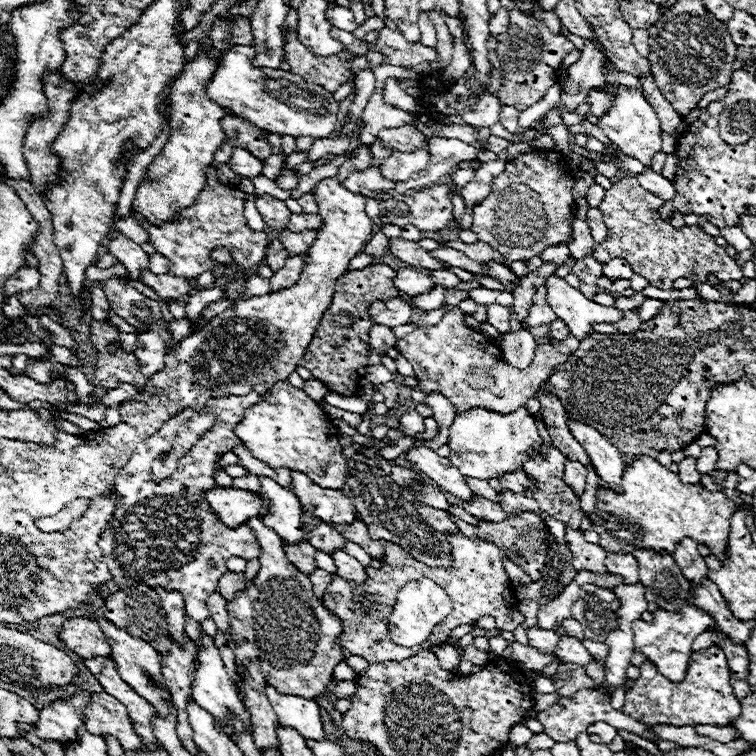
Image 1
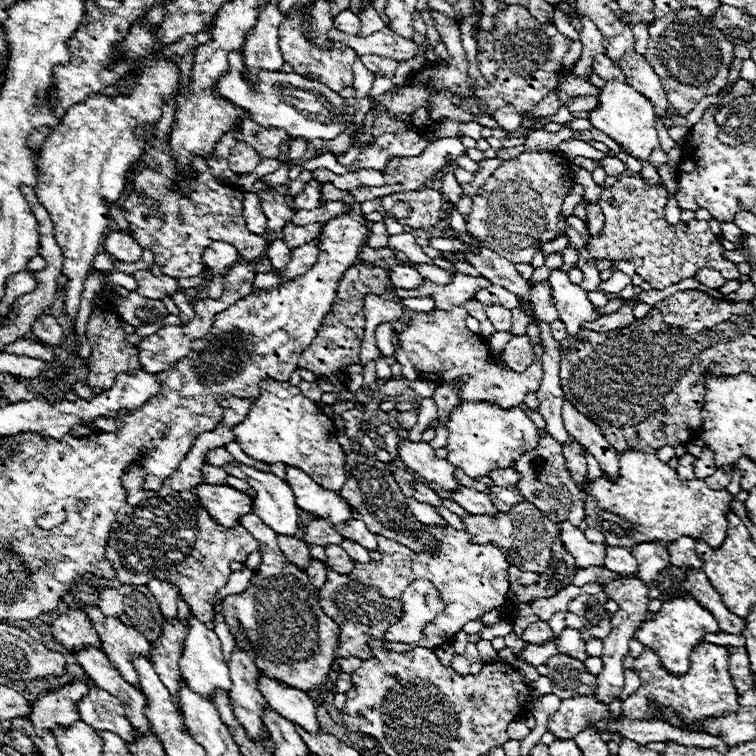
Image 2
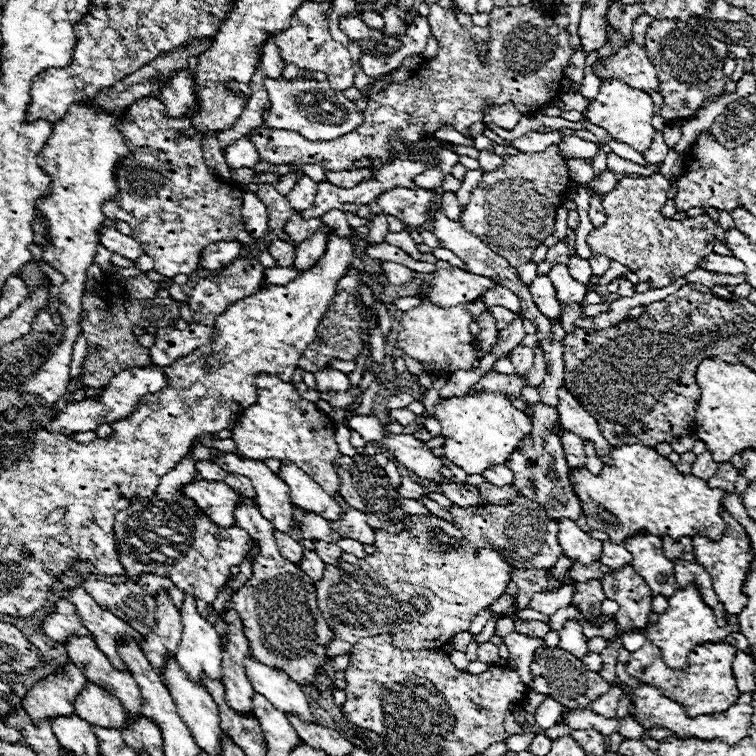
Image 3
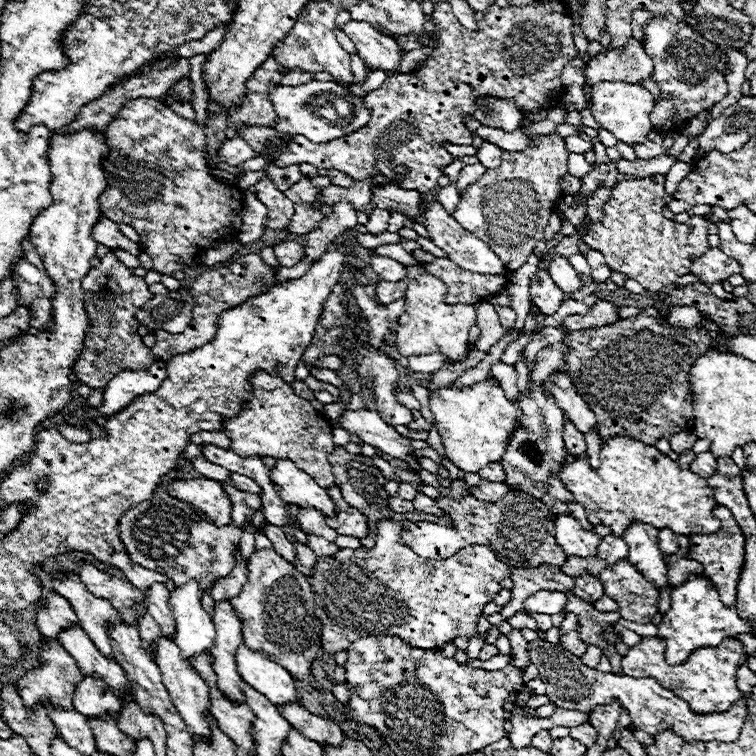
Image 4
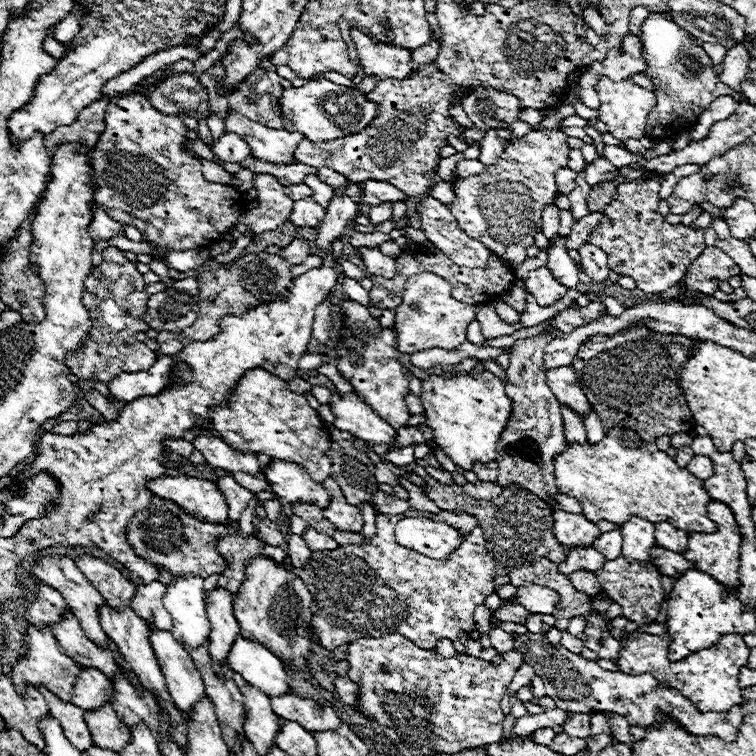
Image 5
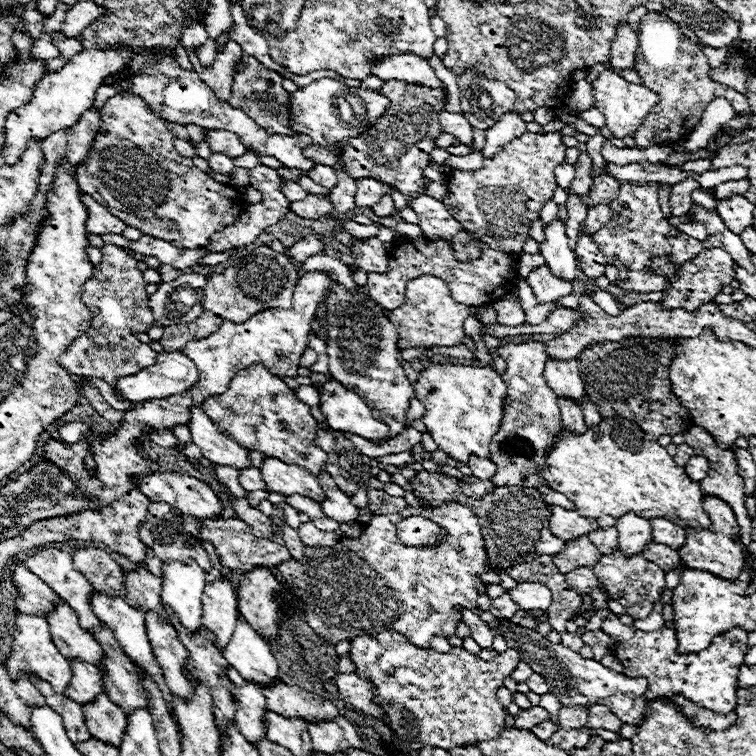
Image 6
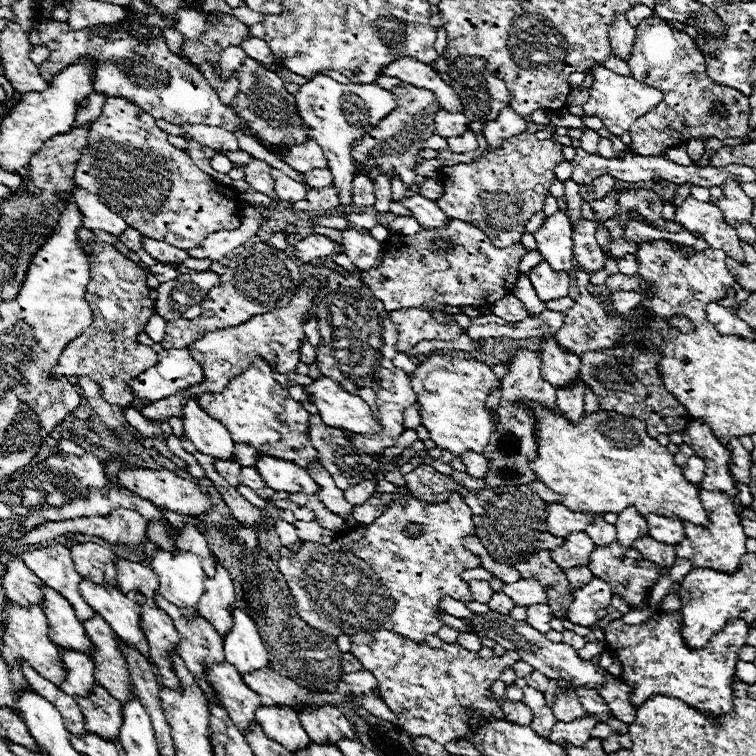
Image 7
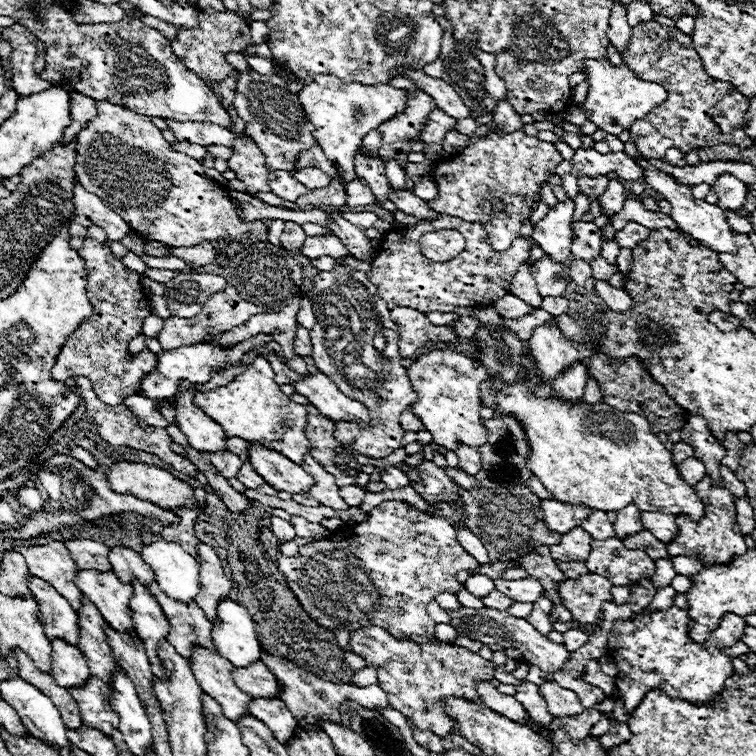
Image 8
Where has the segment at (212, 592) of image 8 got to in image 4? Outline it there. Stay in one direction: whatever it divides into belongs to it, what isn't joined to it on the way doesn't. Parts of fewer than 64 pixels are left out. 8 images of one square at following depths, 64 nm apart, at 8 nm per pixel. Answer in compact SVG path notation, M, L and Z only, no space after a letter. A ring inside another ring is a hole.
M228 600L214 606L212 622L216 624L214 672L218 676L218 688L224 692L224 696L228 696L228 700L240 704L246 700L244 690L240 688L242 676L236 664L236 650L240 644L244 644L242 624Z

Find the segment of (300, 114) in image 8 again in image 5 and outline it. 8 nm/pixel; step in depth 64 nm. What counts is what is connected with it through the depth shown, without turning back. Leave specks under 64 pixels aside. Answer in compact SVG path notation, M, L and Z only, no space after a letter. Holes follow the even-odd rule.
M262 62L230 96L230 108L244 112L250 120L268 128L284 128L278 98L282 94L280 76L272 62Z

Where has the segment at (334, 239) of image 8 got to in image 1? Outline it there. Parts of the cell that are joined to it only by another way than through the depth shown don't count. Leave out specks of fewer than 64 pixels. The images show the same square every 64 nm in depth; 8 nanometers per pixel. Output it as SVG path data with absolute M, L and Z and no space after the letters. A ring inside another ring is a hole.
M272 240L268 244L268 252L266 252L266 258L264 258L264 264L272 268L272 272L280 270L288 260L288 254L284 250L284 246L280 244L280 240Z

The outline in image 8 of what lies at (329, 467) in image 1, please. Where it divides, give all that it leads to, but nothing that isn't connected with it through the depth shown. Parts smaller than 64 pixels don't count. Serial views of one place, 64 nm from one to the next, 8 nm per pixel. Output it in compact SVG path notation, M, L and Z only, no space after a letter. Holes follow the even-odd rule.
M256 356L256 360L228 386L208 392L196 392L194 404L212 420L216 420L224 428L228 438L256 442L264 448L280 452L282 456L288 456L288 460L296 464L302 464L304 456L312 450L308 438L304 436L304 424L308 418L306 408L290 400L290 396L282 394L280 386L274 382L274 372L264 356Z

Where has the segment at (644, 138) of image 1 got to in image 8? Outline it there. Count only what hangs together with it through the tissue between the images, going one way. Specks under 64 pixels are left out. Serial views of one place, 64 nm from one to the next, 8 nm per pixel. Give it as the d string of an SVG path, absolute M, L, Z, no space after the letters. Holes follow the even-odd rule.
M608 58L586 60L584 74L590 88L582 104L582 110L590 122L594 122L600 130L614 136L618 136L622 130L628 130L634 120L644 118L656 104L662 104L668 96L660 84L652 84L636 78L636 74L626 64L622 64L620 68L614 68L608 62Z

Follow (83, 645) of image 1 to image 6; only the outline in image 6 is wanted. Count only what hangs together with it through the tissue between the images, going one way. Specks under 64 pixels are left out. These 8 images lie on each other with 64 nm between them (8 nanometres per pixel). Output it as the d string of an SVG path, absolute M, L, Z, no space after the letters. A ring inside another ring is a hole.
M18 564L14 574L12 574L12 584L18 588L18 598L16 598L16 608L24 614L38 614L38 616L48 616L52 608L56 606L58 594L44 584L36 574L32 574L26 566Z

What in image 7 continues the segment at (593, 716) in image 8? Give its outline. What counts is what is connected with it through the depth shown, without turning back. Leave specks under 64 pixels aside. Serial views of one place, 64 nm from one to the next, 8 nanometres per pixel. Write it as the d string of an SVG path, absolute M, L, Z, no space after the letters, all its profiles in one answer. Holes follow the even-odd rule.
M584 716L580 720L574 720L570 724L556 722L556 726L550 732L550 740L556 744L568 742L572 746L584 746L590 740L590 730L596 726L596 722L590 716Z

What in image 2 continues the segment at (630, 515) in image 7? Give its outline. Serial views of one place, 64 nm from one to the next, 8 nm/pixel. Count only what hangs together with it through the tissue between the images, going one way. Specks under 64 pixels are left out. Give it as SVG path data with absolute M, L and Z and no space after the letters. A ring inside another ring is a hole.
M644 542L634 546L630 552L638 560L638 576L648 584L650 600L668 602L676 596L684 596L684 572L670 564L670 556L662 544Z

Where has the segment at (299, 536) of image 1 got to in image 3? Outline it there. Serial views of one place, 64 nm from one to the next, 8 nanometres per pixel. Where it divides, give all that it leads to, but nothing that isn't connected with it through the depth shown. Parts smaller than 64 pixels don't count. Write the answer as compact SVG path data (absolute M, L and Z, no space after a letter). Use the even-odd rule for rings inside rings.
M236 454L218 456L216 462L226 472L232 472L236 476L248 476L248 480L252 480L252 486L256 488L254 500L260 506L262 516L268 522L272 522L276 530L288 532L294 526L294 514L292 514L294 504L290 502L290 488L274 472L270 472L262 462L242 460ZM280 496L284 496L284 506Z

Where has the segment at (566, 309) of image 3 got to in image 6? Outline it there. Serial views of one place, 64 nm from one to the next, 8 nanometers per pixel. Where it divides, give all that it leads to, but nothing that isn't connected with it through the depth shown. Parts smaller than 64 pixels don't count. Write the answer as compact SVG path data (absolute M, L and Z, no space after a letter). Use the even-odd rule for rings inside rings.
M558 218L544 230L546 240L540 244L540 254L546 258L546 266L552 270L554 276L560 276L562 280L574 282L578 274L578 262L570 248L566 226Z

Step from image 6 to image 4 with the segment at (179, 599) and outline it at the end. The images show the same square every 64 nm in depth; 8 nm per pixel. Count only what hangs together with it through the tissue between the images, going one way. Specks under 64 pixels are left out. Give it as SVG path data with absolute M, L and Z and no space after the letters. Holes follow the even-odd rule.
M190 580L190 584L176 588L170 594L170 608L176 616L176 646L184 660L190 662L192 656L206 652L212 656L212 646L216 638L216 628L202 610L202 602L198 596L198 582Z

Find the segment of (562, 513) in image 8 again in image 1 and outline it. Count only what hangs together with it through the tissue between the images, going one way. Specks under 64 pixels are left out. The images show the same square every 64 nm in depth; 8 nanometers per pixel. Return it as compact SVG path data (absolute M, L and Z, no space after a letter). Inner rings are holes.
M566 528L566 540L568 540L568 548L572 552L572 566L576 568L576 572L580 570L588 570L588 572L598 572L598 574L606 574L606 552L598 546L598 544L588 544L582 538L580 530L574 528Z

